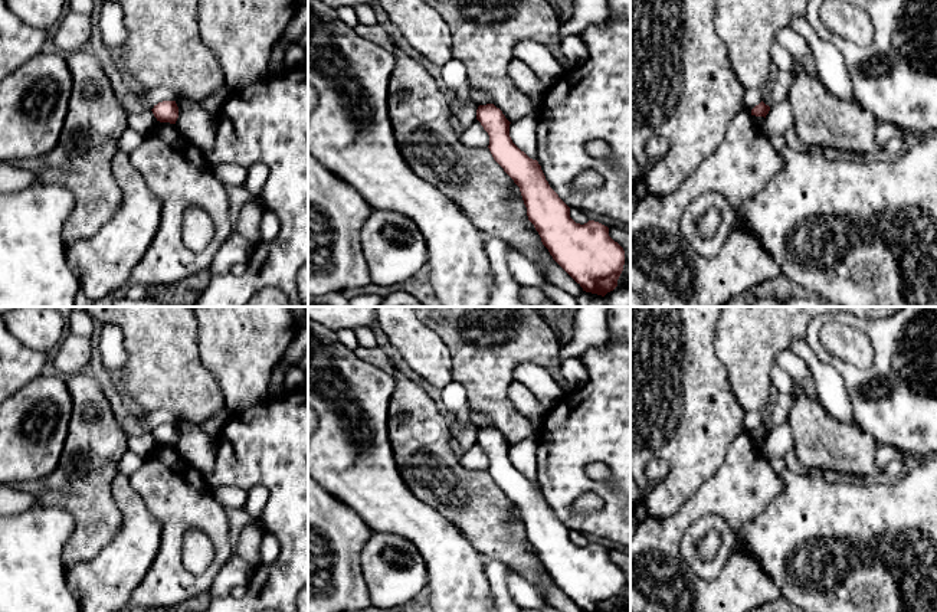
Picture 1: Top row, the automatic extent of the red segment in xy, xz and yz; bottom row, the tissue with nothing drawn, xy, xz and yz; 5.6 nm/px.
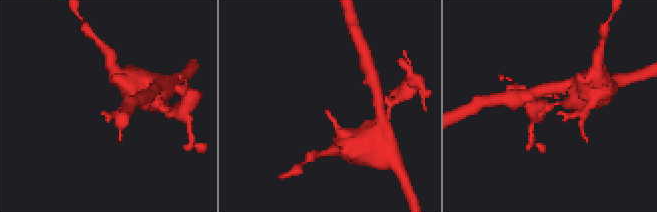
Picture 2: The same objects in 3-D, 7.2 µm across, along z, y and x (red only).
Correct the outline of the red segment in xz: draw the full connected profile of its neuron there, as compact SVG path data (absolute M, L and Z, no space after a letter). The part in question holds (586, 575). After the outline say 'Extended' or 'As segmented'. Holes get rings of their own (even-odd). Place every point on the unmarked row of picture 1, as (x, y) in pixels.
M494 426L479 428L476 442L489 458L489 474L494 482L520 510L528 543L538 554L543 567L553 582L583 611L583 612L615 612L625 588L625 573L609 559L609 550L589 543L584 547L570 540L570 530L550 510L541 488L521 474L510 459L510 444Z. As segmented

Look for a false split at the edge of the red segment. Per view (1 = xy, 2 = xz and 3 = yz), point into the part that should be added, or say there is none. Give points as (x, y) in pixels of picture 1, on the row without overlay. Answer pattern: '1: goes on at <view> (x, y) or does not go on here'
1: does not go on here
2: does not go on here
3: does not go on here

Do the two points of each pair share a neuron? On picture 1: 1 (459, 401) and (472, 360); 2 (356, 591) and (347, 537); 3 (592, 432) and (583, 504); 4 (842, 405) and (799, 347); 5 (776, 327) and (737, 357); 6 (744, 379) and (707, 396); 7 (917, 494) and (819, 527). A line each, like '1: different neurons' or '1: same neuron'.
1: different neurons
2: same neuron
3: different neurons
4: same neuron
5: same neuron
6: different neurons
7: same neuron

